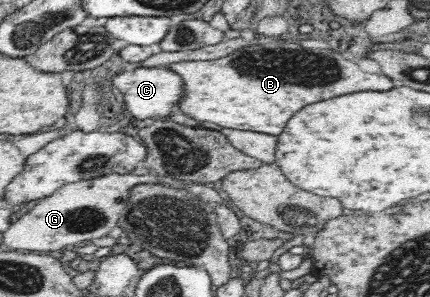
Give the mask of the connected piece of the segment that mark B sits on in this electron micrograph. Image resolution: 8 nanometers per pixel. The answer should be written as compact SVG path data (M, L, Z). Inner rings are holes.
M282 38L268 44L252 44L216 60L178 62L162 66L182 79L181 97L175 104L179 114L200 123L210 122L220 128L248 130L261 134L280 135L286 120L304 108L306 104L328 100L335 96L360 91L385 91L392 88L389 76L363 73L356 63L339 54L335 48L302 48L300 42L288 42Z

